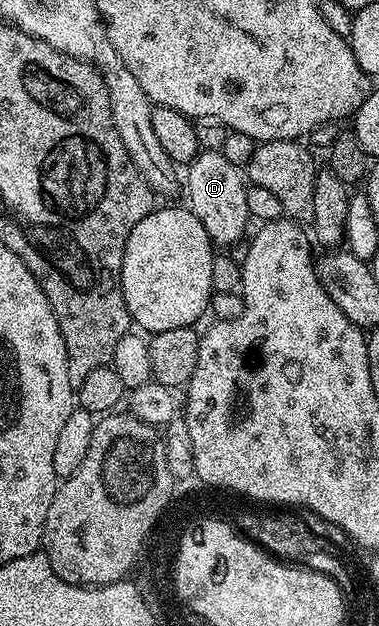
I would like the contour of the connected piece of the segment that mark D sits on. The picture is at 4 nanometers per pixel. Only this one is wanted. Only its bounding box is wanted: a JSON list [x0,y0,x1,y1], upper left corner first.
[185,150,251,245]

